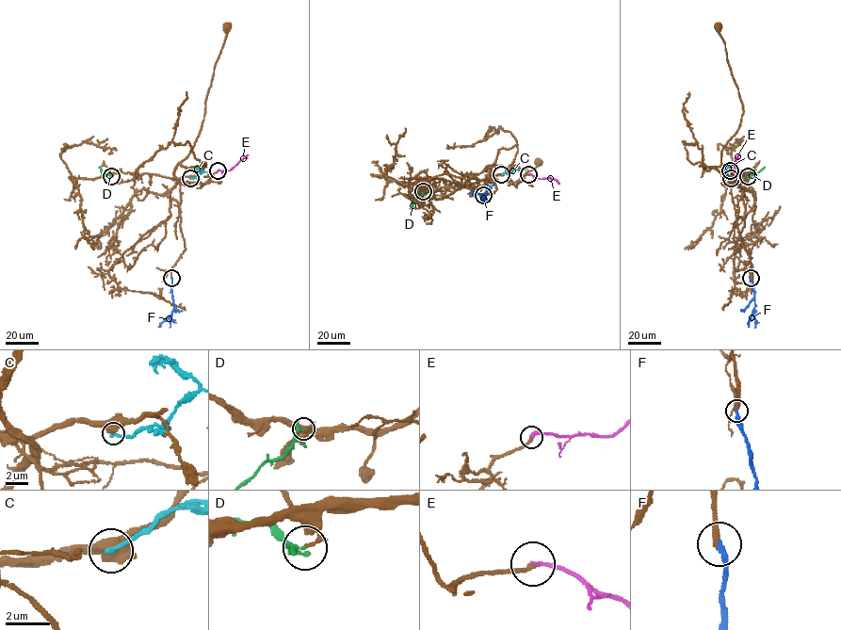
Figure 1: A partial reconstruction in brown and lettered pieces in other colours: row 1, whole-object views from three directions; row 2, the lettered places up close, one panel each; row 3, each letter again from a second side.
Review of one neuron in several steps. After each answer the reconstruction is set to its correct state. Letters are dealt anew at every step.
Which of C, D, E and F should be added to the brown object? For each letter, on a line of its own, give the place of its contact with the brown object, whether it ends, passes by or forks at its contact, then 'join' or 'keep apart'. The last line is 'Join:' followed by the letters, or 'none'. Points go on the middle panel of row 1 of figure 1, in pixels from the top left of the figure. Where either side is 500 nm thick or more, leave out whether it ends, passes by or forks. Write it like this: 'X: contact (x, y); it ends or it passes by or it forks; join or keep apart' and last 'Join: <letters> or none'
C: contact (501, 174); keep apart
D: contact (423, 191); it ends; keep apart
E: contact (528, 174); it ends; join
F: contact (483, 195); it ends; join
Join: E, F

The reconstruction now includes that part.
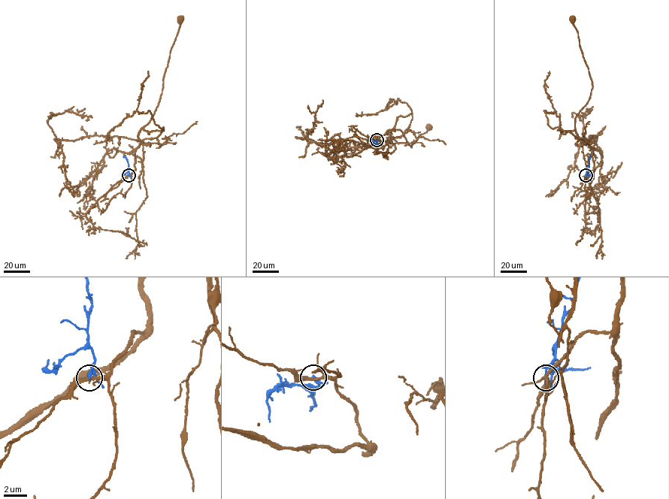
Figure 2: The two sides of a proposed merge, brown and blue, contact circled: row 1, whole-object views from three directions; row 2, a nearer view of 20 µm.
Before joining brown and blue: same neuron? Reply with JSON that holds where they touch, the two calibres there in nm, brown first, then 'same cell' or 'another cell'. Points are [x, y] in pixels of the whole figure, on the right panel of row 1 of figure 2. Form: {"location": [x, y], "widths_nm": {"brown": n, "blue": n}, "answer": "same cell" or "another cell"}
{"location": [585, 175], "widths_nm": {"brown": 220, "blue": 150}, "answer": "another cell"}

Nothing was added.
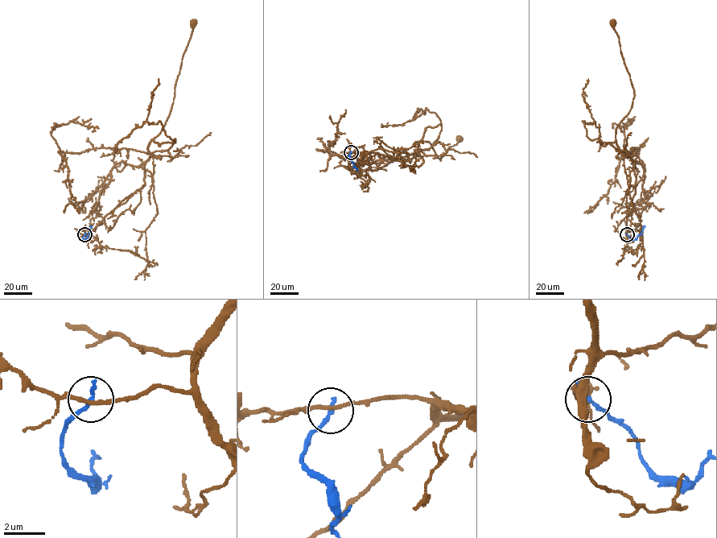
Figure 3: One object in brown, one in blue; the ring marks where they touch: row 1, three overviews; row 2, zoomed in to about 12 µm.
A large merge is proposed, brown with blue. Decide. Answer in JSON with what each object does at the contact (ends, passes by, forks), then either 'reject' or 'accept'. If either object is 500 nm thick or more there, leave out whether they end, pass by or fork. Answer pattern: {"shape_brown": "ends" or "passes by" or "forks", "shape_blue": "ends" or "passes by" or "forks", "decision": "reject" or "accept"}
{"shape_brown": "passes by", "shape_blue": "ends", "decision": "reject"}

